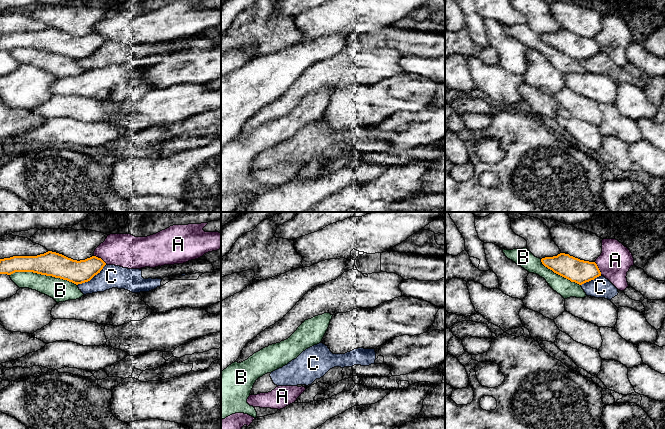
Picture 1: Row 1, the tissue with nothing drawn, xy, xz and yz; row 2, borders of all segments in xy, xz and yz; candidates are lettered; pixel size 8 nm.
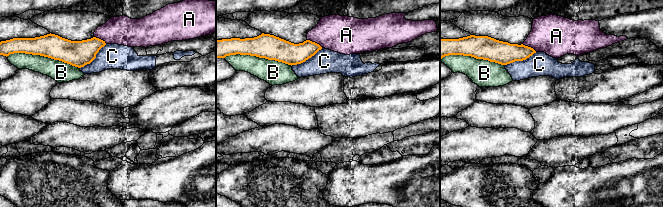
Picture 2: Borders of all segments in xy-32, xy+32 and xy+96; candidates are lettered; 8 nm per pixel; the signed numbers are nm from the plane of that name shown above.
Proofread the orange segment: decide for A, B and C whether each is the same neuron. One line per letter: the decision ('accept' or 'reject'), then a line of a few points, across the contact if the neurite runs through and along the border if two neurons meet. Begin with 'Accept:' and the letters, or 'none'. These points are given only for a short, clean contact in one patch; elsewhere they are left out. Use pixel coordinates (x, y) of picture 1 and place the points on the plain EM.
Accept: none
A: reject
B: reject
C: reject

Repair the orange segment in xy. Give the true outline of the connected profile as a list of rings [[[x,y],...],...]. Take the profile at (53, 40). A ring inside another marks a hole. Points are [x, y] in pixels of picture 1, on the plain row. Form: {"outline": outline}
{"outline": [[[48,27],[37,32],[13,32],[0,35],[0,50],[33,48],[67,56],[76,61],[90,57],[100,49],[106,39],[96,32],[73,36],[62,30]]]}

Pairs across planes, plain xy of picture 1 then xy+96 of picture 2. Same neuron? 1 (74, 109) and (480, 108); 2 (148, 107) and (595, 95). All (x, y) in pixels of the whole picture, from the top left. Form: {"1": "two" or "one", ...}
{"1": "one", "2": "two"}

